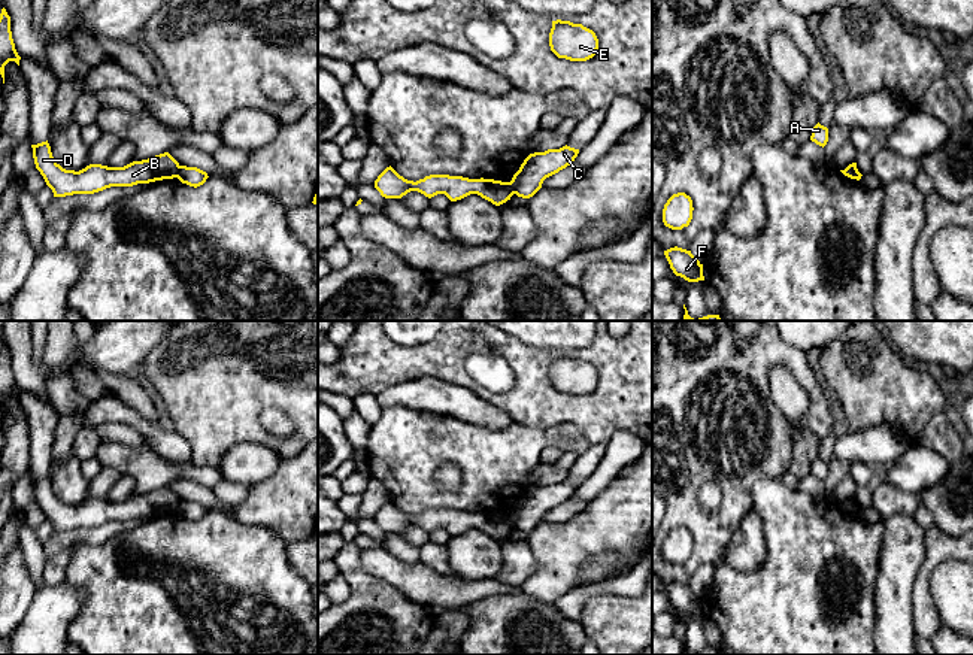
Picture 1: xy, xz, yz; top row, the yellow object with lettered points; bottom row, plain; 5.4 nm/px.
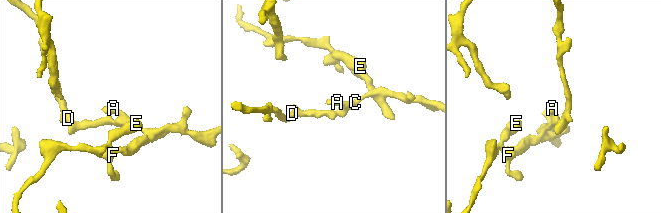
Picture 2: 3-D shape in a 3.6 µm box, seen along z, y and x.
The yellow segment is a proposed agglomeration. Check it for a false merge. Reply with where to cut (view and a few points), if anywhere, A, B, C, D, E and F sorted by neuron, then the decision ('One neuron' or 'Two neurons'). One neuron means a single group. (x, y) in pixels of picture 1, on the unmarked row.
Split along xy (179, 500), (176, 511). Groups: A C E F / B D. Two neurons

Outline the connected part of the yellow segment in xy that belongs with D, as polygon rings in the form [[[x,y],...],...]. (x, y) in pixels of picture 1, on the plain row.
[[[46,476],[31,479],[36,503],[43,510],[54,531],[94,528],[110,521],[133,521],[178,512],[179,497],[169,488],[160,488],[124,501],[90,498],[75,506],[63,503],[52,491]]]

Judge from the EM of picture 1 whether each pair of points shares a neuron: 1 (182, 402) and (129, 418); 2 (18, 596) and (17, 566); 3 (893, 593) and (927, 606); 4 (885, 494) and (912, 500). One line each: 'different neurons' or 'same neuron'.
1: different neurons
2: same neuron
3: different neurons
4: same neuron

